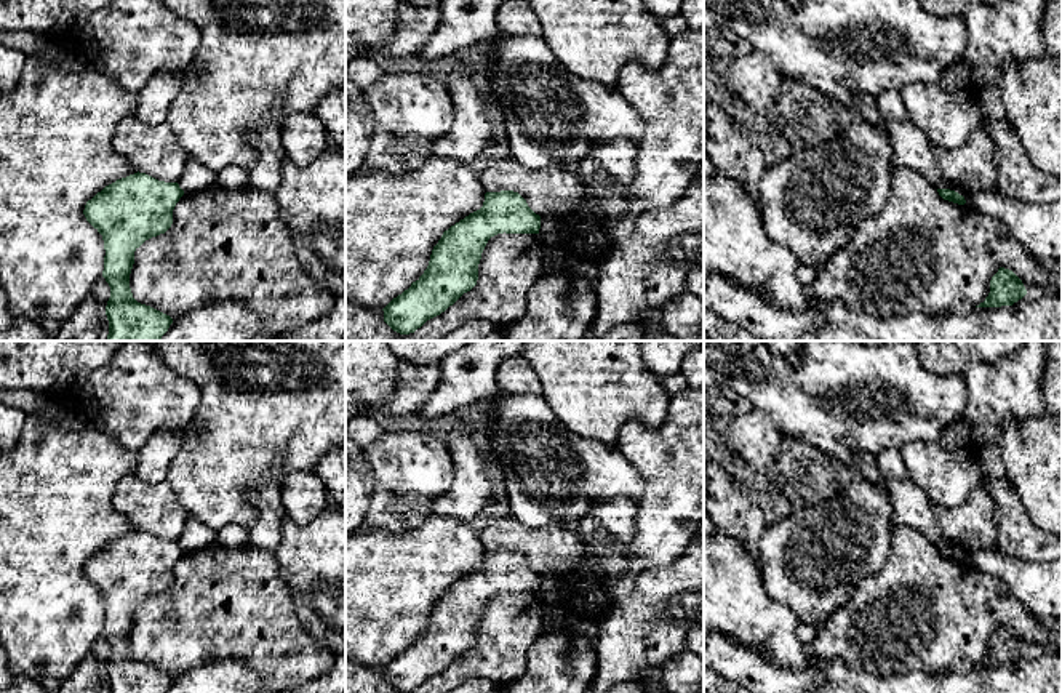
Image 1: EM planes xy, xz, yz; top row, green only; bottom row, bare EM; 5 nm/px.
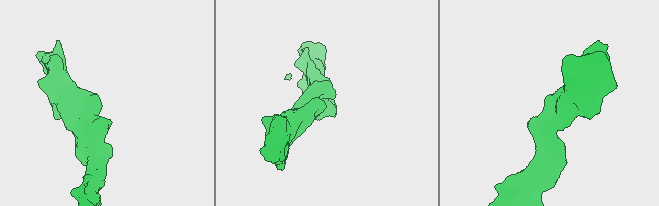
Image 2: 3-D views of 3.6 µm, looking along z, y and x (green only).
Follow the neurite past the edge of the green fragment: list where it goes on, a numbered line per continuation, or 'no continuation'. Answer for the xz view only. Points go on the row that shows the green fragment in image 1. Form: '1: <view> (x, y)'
no continuation

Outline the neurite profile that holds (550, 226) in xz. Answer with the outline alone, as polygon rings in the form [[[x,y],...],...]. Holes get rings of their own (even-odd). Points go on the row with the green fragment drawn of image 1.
[[[552,214],[541,216],[539,235],[549,245],[558,245],[561,242],[561,219]]]

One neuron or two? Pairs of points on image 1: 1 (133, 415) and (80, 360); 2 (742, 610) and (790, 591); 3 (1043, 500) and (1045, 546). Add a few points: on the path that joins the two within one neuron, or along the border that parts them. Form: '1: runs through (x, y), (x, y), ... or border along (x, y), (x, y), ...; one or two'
1: border along (112, 357), (87, 378), (77, 396); two
2: border along (758, 562), (763, 588), (800, 620); two
3: border along (1022, 501), (1027, 516), (1045, 532); two

